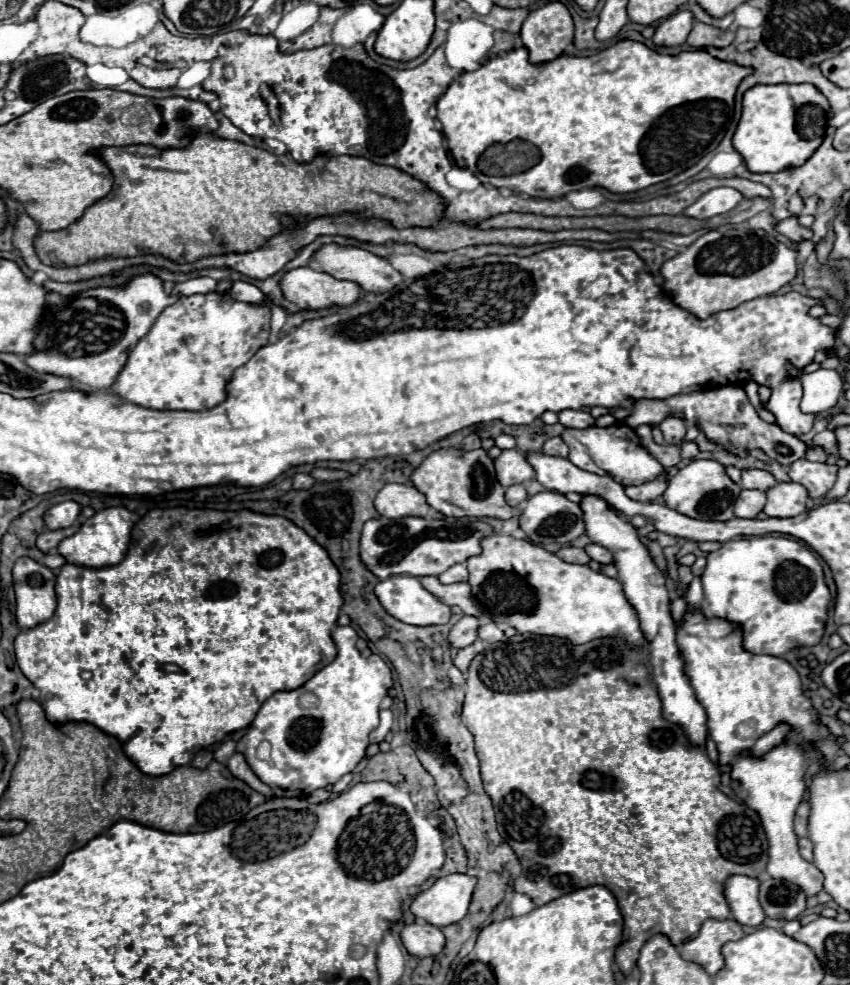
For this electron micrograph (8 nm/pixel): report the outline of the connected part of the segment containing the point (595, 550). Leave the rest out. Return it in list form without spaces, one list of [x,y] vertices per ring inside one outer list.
[[[587,544],[587,546],[585,546],[585,552],[587,552],[589,558],[595,560],[595,562],[601,562],[601,564],[611,564],[611,562],[613,562],[611,552],[609,552],[607,548],[599,546],[599,544]]]

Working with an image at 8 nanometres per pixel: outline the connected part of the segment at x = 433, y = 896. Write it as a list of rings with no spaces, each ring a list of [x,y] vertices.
[[[467,874],[437,878],[431,888],[417,894],[411,904],[411,912],[433,926],[455,924],[467,914],[475,884],[477,880]]]

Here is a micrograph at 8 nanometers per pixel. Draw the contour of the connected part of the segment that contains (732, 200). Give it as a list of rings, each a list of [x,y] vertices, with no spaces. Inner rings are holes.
[[[713,188],[703,194],[695,204],[691,204],[685,214],[693,218],[711,218],[717,214],[725,214],[735,208],[743,200],[743,194],[735,188]]]

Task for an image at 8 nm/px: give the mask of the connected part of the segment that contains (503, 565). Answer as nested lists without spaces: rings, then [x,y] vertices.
[[[493,534],[483,538],[481,544],[483,544],[483,552],[467,560],[469,584],[473,594],[479,592],[479,600],[477,600],[479,608],[483,608],[483,612],[489,614],[497,624],[513,626],[517,632],[565,638],[571,644],[585,644],[597,638],[615,636],[615,638],[623,638],[629,648],[643,650],[645,638],[639,628],[637,612],[623,596],[623,588],[619,580],[595,572],[583,564],[563,562],[553,552],[547,552],[545,548],[531,544],[529,540],[517,540],[511,536]]]

